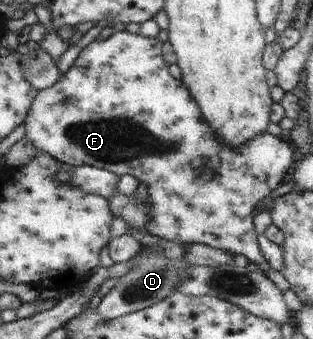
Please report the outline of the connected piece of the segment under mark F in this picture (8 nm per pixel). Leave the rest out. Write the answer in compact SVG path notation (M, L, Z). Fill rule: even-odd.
M114 31L113 34L105 40L93 40L85 46L79 56L76 58L69 70L63 74L57 84L51 88L39 91L30 113L26 118L25 138L29 140L33 146L42 151L48 152L57 160L63 161L65 164L71 164L77 167L82 165L91 165L105 169L119 176L130 174L134 176L138 182L146 185L148 196L150 198L152 219L148 222L148 232L151 235L157 235L162 240L188 245L193 243L201 243L214 249L219 249L233 255L242 254L250 262L259 266L259 270L266 272L271 269L269 262L263 258L261 248L259 248L258 232L254 220L258 210L262 207L259 202L269 203L274 197L275 190L282 186L287 172L291 168L295 168L295 149L292 144L288 144L280 137L273 134L261 133L255 138L249 139L246 143L232 147L225 141L220 141L216 135L216 130L210 125L210 122L203 116L202 110L195 100L194 94L187 90L187 86L183 82L179 82L177 78L171 76L169 72L169 64L166 61L162 46L164 44L156 37L145 37L140 34L131 34L127 31Z

